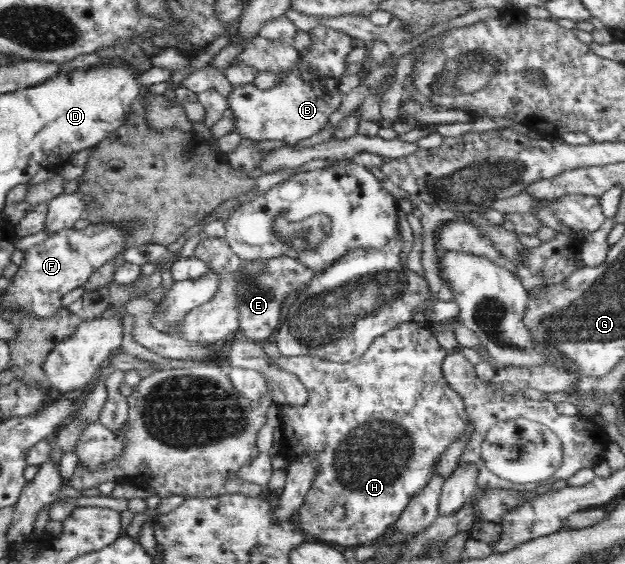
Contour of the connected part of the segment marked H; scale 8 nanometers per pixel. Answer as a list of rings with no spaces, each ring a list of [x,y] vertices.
[[[411,319],[407,322],[398,324],[389,332],[380,335],[372,342],[372,346],[359,359],[349,362],[327,361],[319,356],[281,356],[278,360],[278,367],[283,372],[289,372],[307,387],[309,391],[309,402],[305,406],[293,407],[287,403],[278,405],[278,421],[282,430],[281,442],[282,449],[279,455],[284,457],[288,466],[291,462],[299,462],[305,456],[314,460],[314,475],[311,488],[306,492],[302,505],[296,511],[294,516],[295,525],[298,526],[311,541],[335,543],[344,547],[361,546],[371,544],[379,537],[386,536],[401,513],[405,510],[408,502],[423,490],[423,487],[431,480],[431,475],[437,467],[440,454],[451,444],[466,427],[469,416],[464,409],[462,398],[447,384],[442,375],[442,362],[447,356],[445,348],[441,348],[439,342],[433,336],[430,325],[417,323],[417,320]]]

